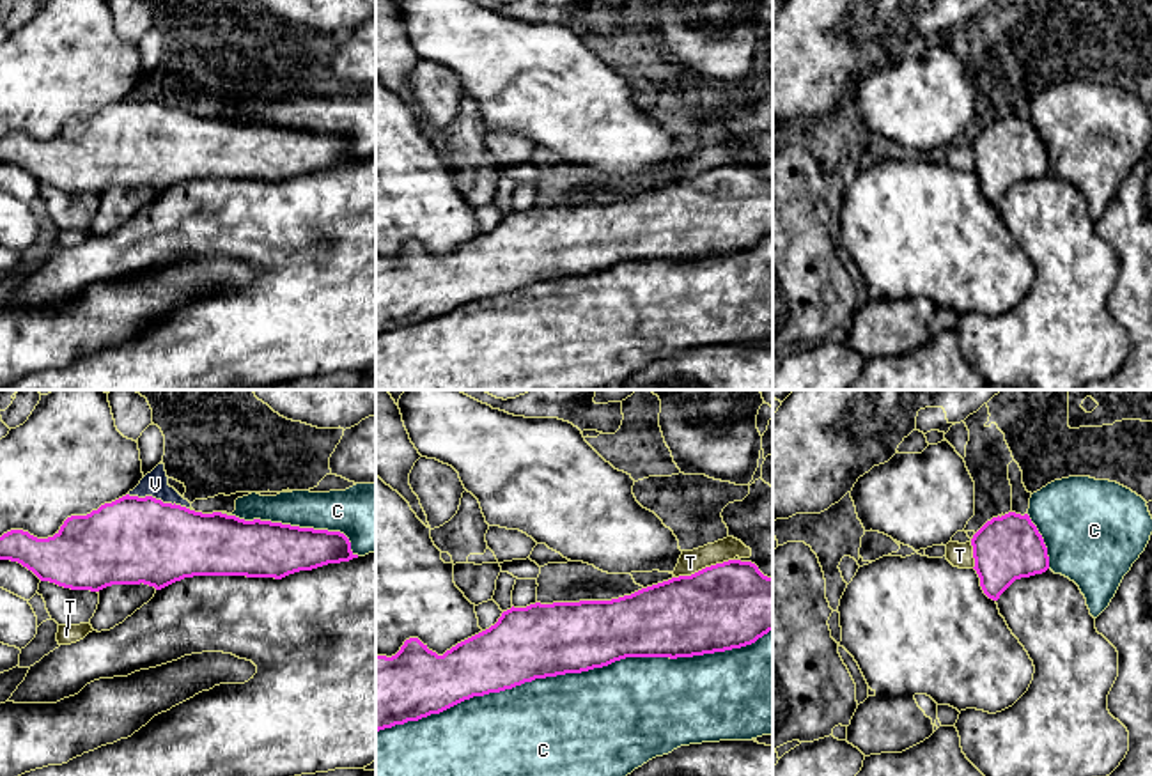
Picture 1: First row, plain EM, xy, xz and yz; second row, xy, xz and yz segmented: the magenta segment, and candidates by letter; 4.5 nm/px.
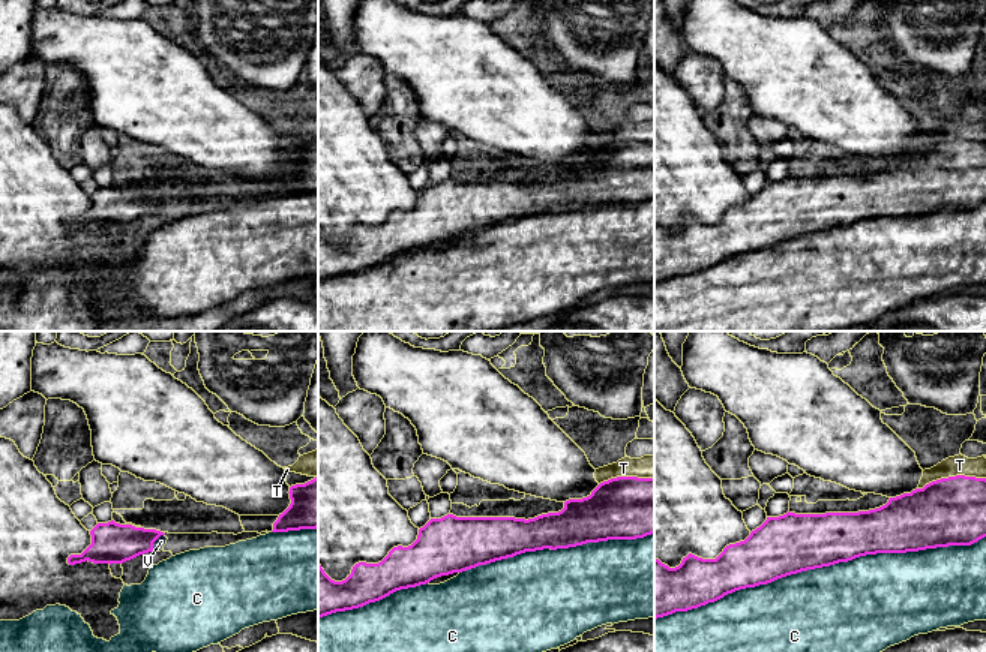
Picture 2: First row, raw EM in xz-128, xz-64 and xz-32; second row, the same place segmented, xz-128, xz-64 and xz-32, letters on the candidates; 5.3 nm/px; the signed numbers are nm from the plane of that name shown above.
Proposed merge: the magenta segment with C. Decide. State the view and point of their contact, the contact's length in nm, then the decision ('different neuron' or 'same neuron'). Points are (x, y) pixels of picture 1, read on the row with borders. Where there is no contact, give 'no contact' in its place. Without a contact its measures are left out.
contact xz (573, 672); length 1850 nm; same neuron

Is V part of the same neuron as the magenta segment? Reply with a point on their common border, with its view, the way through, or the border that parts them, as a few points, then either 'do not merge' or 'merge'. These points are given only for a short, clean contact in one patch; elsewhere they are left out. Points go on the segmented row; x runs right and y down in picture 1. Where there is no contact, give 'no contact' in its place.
xy (160, 500) | across xy (130, 541), (155, 516), (160, 500), (155, 484) | merge

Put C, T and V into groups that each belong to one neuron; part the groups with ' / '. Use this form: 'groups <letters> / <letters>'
groups C V / T

